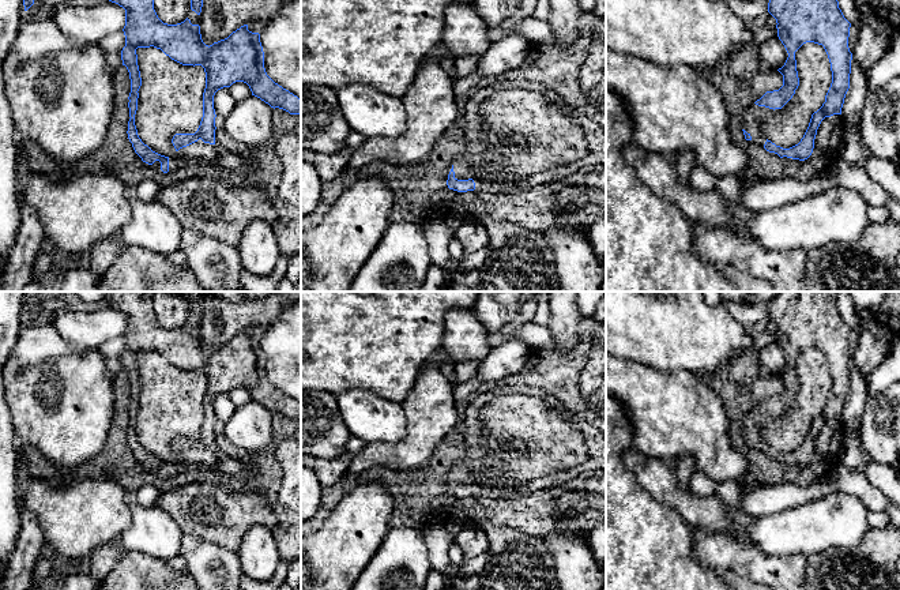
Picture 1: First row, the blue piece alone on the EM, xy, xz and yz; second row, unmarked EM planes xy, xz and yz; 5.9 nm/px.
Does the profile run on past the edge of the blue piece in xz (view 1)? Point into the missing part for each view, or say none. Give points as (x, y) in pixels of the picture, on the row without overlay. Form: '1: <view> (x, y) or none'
1: none

